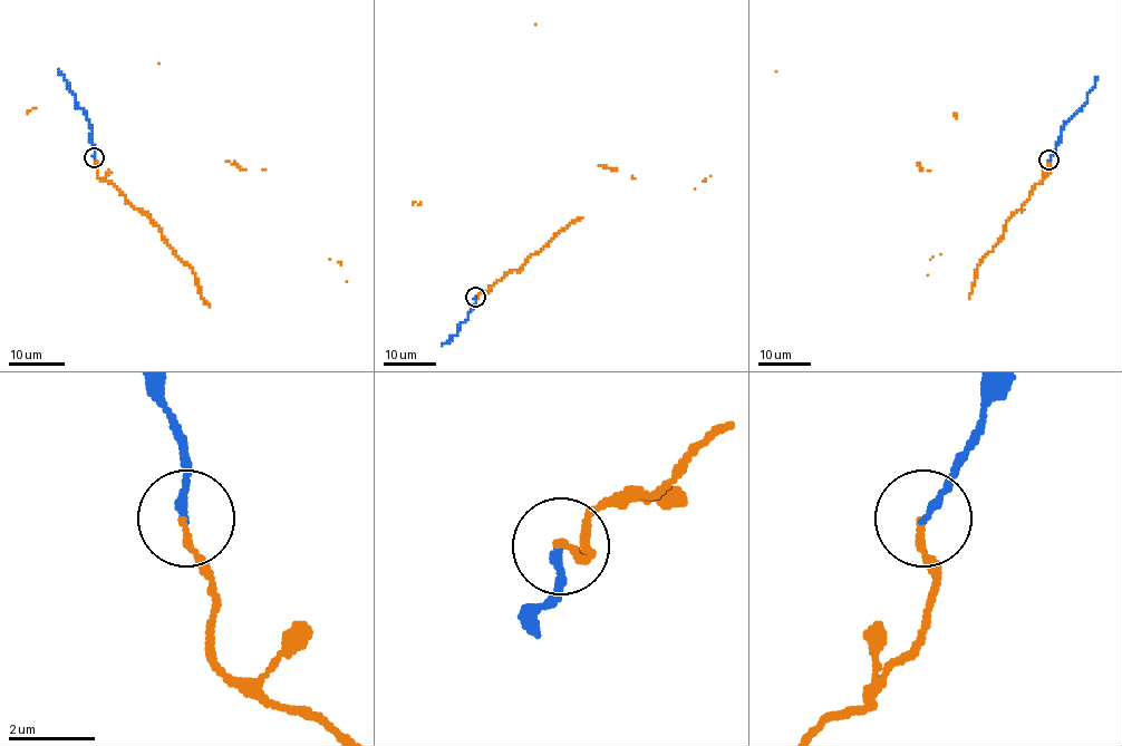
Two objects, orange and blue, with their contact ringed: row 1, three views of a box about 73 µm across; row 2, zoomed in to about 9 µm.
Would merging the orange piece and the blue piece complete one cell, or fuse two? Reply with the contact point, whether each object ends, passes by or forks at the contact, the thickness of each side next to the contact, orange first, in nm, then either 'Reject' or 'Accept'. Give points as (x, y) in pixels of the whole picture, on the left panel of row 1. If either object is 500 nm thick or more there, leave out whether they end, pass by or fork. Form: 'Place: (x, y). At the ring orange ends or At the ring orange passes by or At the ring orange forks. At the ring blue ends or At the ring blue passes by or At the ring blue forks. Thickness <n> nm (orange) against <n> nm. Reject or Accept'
Place: (94, 157). At the ring orange ends. At the ring blue ends. Thickness 150 nm (orange) against 170 nm. Accept

